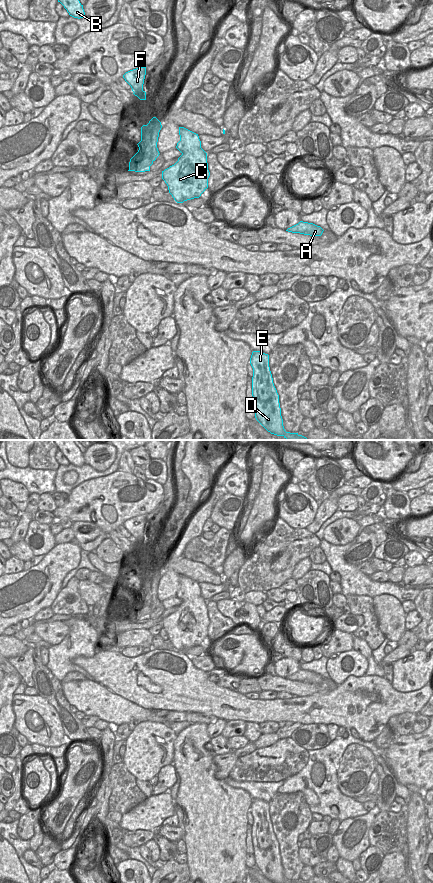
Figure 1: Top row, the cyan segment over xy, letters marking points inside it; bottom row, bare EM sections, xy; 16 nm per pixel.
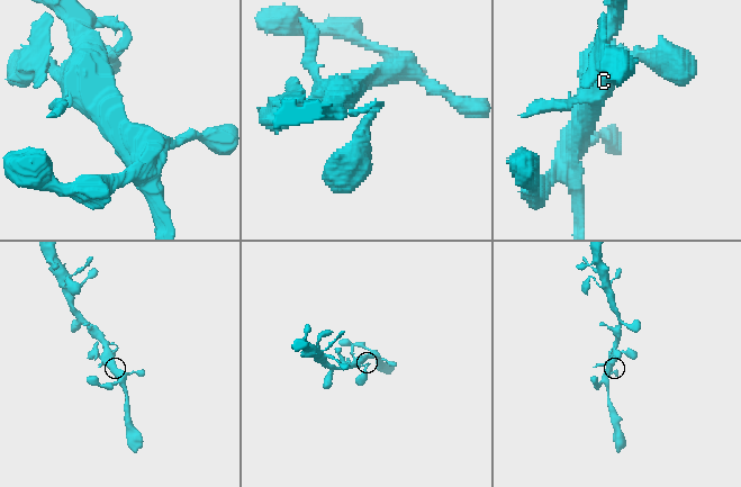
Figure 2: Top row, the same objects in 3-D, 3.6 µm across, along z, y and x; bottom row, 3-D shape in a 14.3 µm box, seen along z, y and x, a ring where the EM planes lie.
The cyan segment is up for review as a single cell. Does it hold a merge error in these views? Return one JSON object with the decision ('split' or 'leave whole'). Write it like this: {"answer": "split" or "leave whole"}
{"answer": "leave whole"}

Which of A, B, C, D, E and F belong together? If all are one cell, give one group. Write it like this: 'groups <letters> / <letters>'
groups A B C D E F

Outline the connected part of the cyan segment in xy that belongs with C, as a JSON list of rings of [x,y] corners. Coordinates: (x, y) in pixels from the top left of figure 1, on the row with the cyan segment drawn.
[[[179,127],[180,141],[176,148],[182,153],[178,161],[162,171],[162,179],[177,203],[199,198],[208,188],[207,153],[201,148],[198,134]]]

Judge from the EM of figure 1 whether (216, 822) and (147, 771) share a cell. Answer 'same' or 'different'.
different

